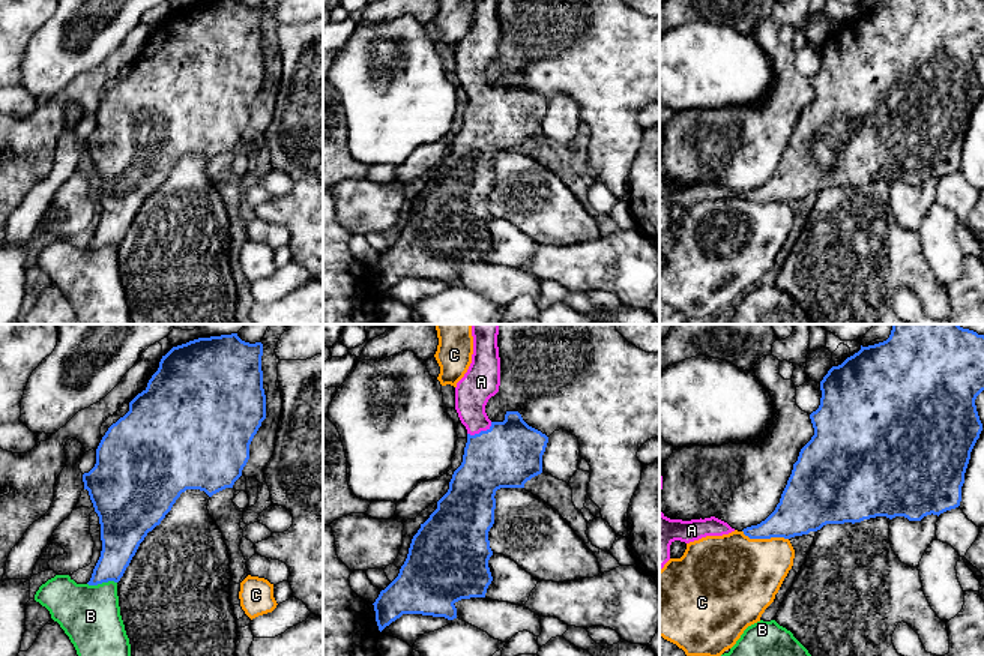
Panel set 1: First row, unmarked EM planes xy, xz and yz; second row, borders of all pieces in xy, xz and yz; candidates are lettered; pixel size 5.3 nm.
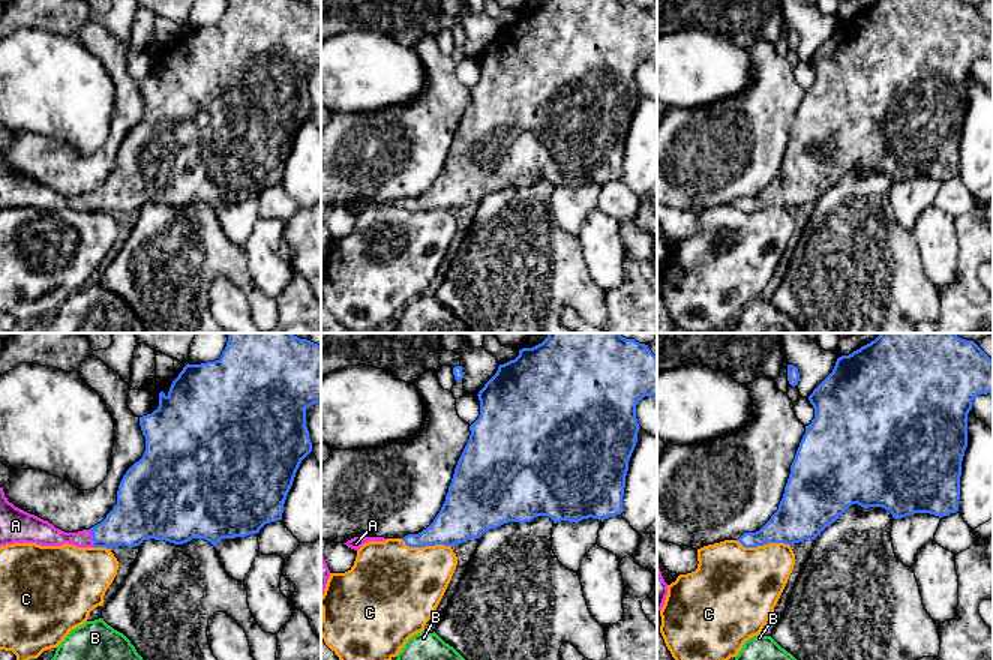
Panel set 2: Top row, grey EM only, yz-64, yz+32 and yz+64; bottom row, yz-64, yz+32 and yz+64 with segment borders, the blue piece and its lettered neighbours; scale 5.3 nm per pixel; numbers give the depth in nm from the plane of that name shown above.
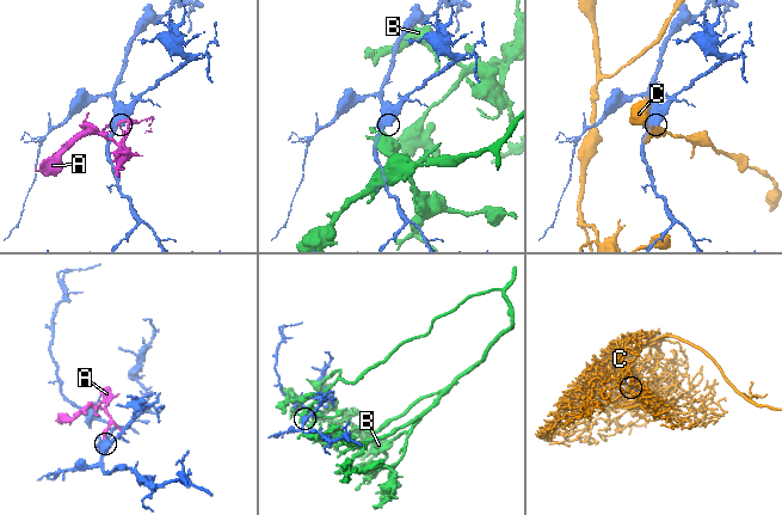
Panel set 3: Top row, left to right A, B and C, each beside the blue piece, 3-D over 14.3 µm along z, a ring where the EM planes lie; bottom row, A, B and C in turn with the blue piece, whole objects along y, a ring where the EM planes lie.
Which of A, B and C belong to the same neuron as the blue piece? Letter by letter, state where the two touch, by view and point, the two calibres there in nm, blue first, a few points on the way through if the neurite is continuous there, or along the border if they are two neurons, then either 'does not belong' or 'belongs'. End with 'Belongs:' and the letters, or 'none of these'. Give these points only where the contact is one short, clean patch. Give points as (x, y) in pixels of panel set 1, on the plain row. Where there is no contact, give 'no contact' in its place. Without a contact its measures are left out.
A: xz (481, 95) | 340/190 nm | across xz (510, 117), (502, 116), (481, 95), (472, 78), (472, 56) | belongs
B: xy (101, 246) | 200/320 nm | does not belong
C: yz (765, 201) | 260/420 nm | does not belong
Belongs: A

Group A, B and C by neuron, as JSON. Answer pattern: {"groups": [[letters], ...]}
{"groups": [["A"], ["B"], ["C"]]}

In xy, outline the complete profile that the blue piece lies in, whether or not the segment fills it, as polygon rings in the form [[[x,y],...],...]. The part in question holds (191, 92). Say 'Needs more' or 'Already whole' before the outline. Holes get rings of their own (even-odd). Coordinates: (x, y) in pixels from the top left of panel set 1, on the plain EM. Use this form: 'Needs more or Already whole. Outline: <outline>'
Already whole. Outline: [[[239,0],[198,2],[186,8],[173,11],[165,20],[162,20],[159,32],[149,44],[147,51],[129,66],[129,75],[116,87],[113,87],[102,101],[96,113],[95,131],[89,137],[83,138],[84,153],[89,155],[95,176],[99,180],[102,204],[101,221],[93,233],[90,245],[87,246],[89,249],[98,249],[108,245],[119,246],[132,221],[135,219],[140,207],[144,204],[149,195],[161,188],[161,185],[171,174],[173,168],[182,156],[185,156],[186,153],[200,153],[212,161],[213,158],[225,152],[233,152],[234,146],[242,140],[242,134],[249,123],[249,108],[258,92],[261,90],[261,86],[266,83],[266,59],[263,53],[261,20],[261,6],[249,8],[242,5]]]

